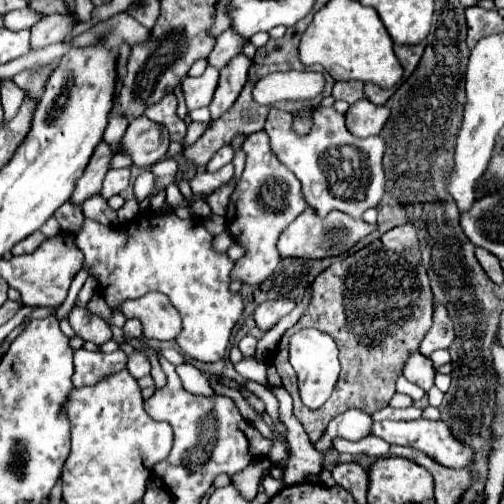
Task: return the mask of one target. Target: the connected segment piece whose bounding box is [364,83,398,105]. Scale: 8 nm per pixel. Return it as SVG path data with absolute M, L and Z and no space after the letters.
M368 83L368 85L364 87L364 93L366 93L366 97L368 97L372 103L376 103L376 105L384 105L384 103L392 97L392 93L394 93L396 89L398 89L398 85L392 87L392 89L382 89L382 87L374 85L374 83Z

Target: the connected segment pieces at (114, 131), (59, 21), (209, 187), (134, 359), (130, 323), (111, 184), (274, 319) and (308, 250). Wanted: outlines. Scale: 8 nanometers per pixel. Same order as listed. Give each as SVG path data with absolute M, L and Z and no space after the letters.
M122 113L110 117L108 127L106 127L106 133L104 133L104 141L110 143L112 147L116 147L120 143L120 137L124 137L124 129L128 127L128 123L130 121Z
M68 15L44 17L42 21L38 21L32 27L32 37L30 37L32 49L36 51L36 49L42 49L46 45L60 43L72 31L74 25L76 25L76 21L72 17L68 17Z
M228 163L224 165L222 169L214 171L214 173L196 173L194 179L190 181L190 189L194 195L200 195L200 197L208 197L212 195L218 187L222 187L224 183L228 183L234 175L234 165Z
M142 351L130 355L128 357L128 371L130 371L130 375L134 379L140 379L144 375L150 375L150 361L148 361L148 357Z
M128 319L122 329L124 329L124 339L126 339L126 341L142 337L142 325L140 325L138 319Z
M124 167L124 169L112 169L108 171L106 179L104 179L104 185L102 185L102 191L100 195L104 199L110 199L112 195L118 195L122 193L130 183L130 167Z
M266 301L254 311L256 325L264 331L272 329L288 313L288 301Z
M306 209L300 213L280 235L278 239L278 251L280 257L302 257L302 259L326 259L336 257L346 251L350 251L362 237L370 235L376 229L376 225L368 225L360 219L354 219L350 215L344 215L340 211L332 211L324 219L320 219L312 209Z

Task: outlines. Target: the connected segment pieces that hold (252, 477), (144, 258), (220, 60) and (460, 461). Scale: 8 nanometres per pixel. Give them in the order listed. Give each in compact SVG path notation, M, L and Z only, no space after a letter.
M258 459L254 461L250 467L246 467L240 475L232 477L232 483L238 487L238 491L242 493L242 497L246 497L248 501L252 501L256 497L258 485L262 475L272 467L272 463L268 459Z
M148 209L126 225L102 225L94 219L84 219L84 225L74 235L74 241L84 253L84 269L88 269L88 275L98 281L102 297L114 313L120 311L120 305L124 301L140 299L150 291L160 291L170 297L172 305L182 315L184 329L176 338L182 353L202 363L216 363L224 357L232 329L244 311L244 299L240 293L230 291L230 271L234 261L228 257L228 253L214 251L214 237L206 231L200 217L180 219L174 211L168 215L158 215L154 209Z
M226 29L218 39L216 39L216 49L208 55L208 65L222 69L222 65L226 65L234 55L238 55L238 47L244 43L246 39L240 39L240 35L236 37L236 33L232 29Z
M416 419L416 421L380 421L380 423L372 423L370 435L384 439L390 445L406 445L406 447L414 447L420 449L424 453L428 453L434 461L438 461L444 467L450 469L466 469L468 463L474 459L474 453L460 441L454 439L454 435L450 433L450 429L446 427L444 421L426 421L426 419Z

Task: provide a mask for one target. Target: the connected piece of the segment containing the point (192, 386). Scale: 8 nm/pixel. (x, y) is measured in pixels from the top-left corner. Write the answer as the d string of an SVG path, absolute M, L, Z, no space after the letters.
M178 365L176 371L178 371L186 391L190 391L194 395L204 395L204 397L212 397L214 395L212 385L204 377L204 373L200 369L196 369L194 365Z

